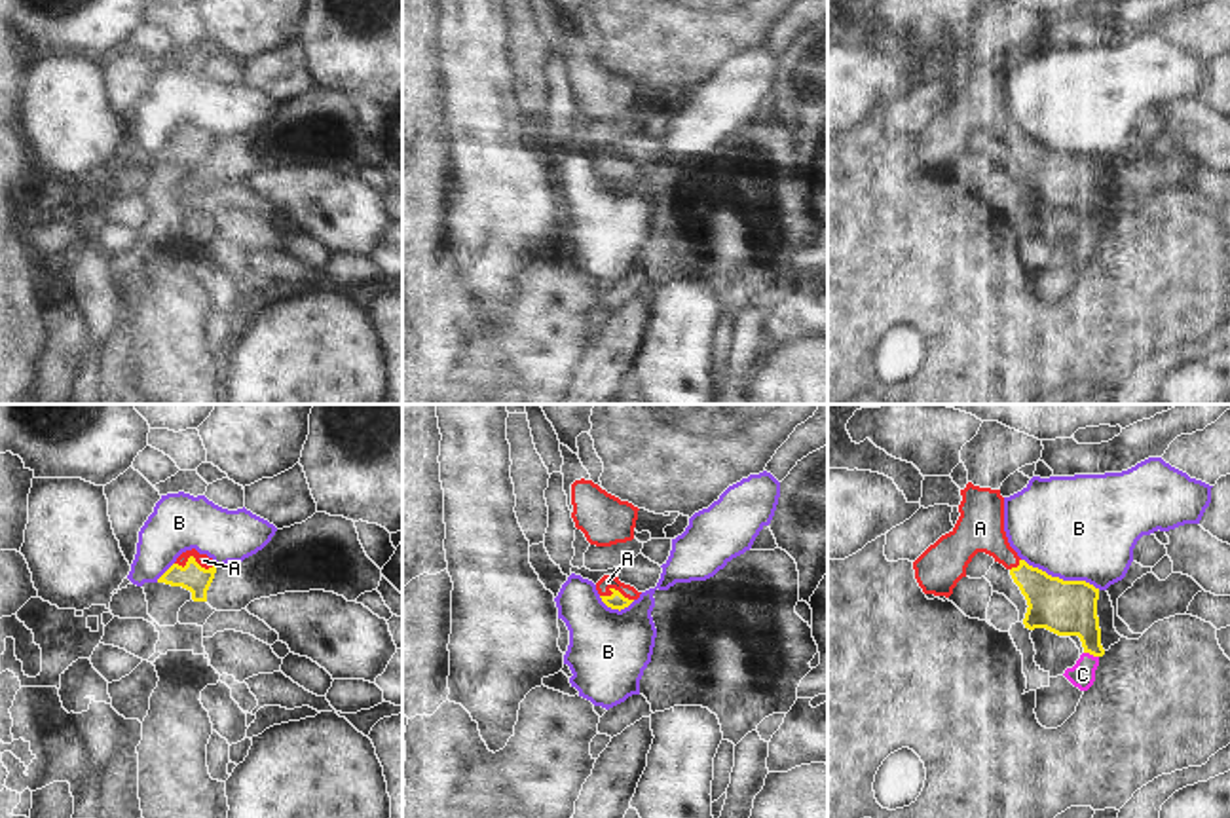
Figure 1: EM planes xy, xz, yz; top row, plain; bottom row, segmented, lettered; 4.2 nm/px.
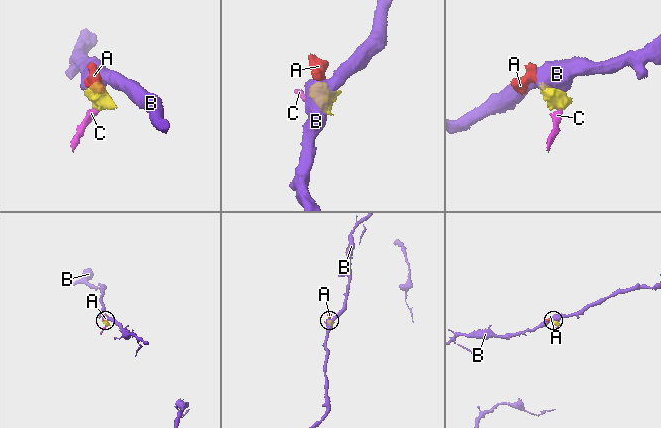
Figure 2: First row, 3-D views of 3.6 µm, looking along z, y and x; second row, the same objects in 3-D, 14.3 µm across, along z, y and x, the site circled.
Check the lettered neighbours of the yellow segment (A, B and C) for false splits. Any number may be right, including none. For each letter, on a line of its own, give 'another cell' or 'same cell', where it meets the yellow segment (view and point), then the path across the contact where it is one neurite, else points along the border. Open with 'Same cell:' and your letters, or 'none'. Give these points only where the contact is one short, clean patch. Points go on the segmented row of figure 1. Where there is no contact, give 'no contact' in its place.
Same cell: A, C
A: same cell | xy (194, 558) | across xy (192, 577), (194, 558), (204, 560)
B: another cell | yz (1062, 579) | along yz (1022, 558), (1052, 576), (1084, 579), (1099, 589)
C: same cell | yz (1092, 653) | across yz (1067, 608), (1086, 627), (1092, 653), (1082, 674)

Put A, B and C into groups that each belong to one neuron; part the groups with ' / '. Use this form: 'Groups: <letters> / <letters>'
Groups: A C / B.

